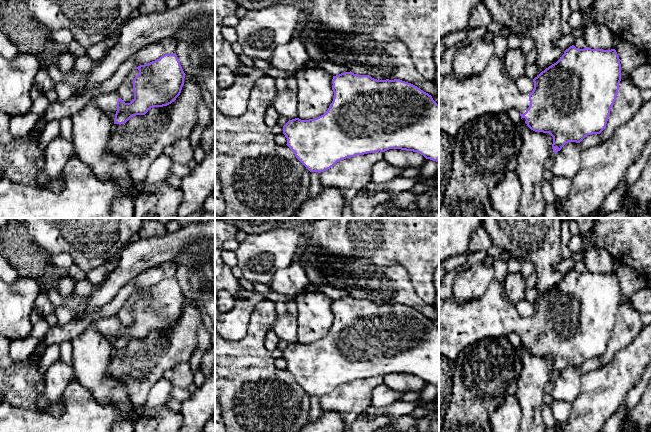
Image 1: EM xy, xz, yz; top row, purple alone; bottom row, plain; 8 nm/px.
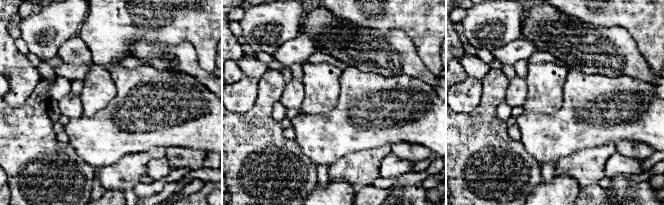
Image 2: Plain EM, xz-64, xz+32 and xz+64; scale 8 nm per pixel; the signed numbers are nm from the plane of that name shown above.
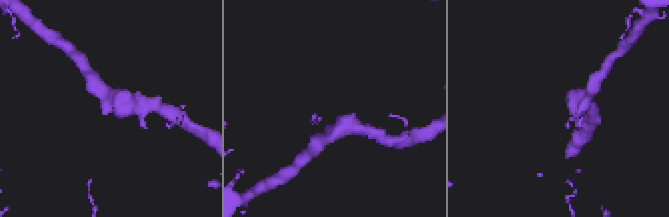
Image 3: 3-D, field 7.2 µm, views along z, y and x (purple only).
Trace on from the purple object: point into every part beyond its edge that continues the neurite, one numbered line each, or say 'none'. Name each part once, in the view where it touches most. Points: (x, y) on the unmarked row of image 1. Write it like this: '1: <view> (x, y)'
1: yz (493, 315)

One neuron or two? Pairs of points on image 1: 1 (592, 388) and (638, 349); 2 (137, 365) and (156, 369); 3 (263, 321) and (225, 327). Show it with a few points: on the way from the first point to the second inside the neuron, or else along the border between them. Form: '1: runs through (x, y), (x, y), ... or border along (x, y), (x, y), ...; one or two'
1: runs through (603, 384), (627, 360); one
2: runs through (142, 365), (151, 365); one
3: border along (254, 306), (247, 332), (238, 340), (233, 341); two

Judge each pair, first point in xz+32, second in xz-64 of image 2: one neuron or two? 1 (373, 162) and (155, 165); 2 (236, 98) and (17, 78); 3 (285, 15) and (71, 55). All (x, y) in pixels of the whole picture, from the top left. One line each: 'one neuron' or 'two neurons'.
1: two neurons
2: one neuron
3: two neurons

